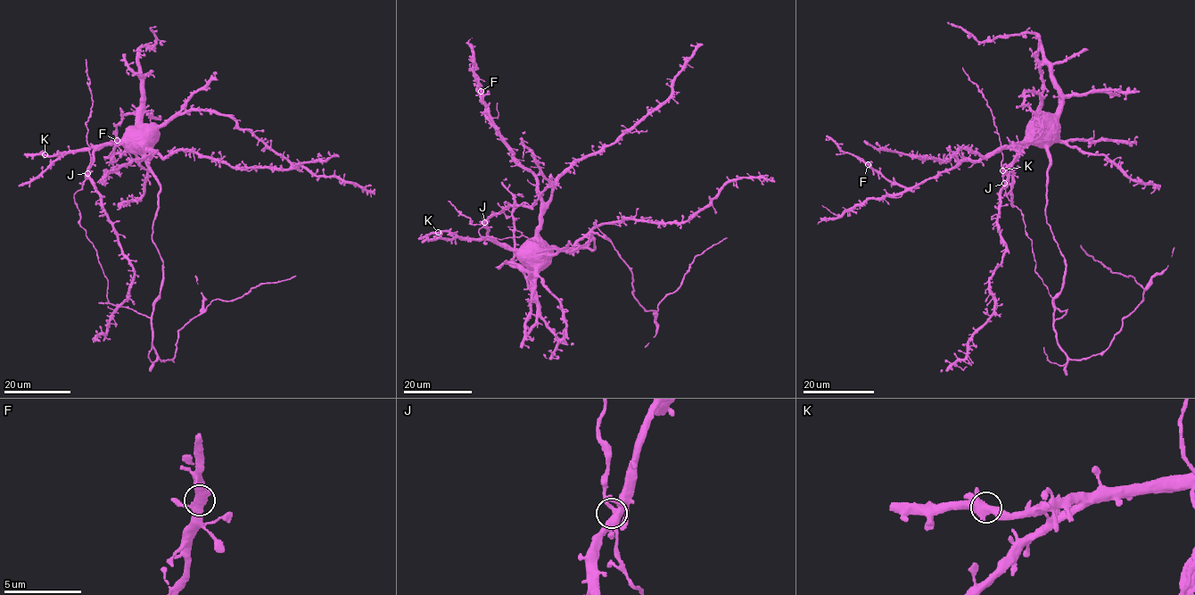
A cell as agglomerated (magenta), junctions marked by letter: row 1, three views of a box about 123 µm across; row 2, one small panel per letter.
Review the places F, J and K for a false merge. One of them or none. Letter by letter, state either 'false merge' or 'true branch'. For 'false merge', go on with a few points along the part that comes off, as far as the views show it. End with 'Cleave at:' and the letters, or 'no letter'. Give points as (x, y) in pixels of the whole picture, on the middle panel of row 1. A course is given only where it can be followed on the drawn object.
F: true branch
J: true branch
K: true branch
Cleave at: no letter

